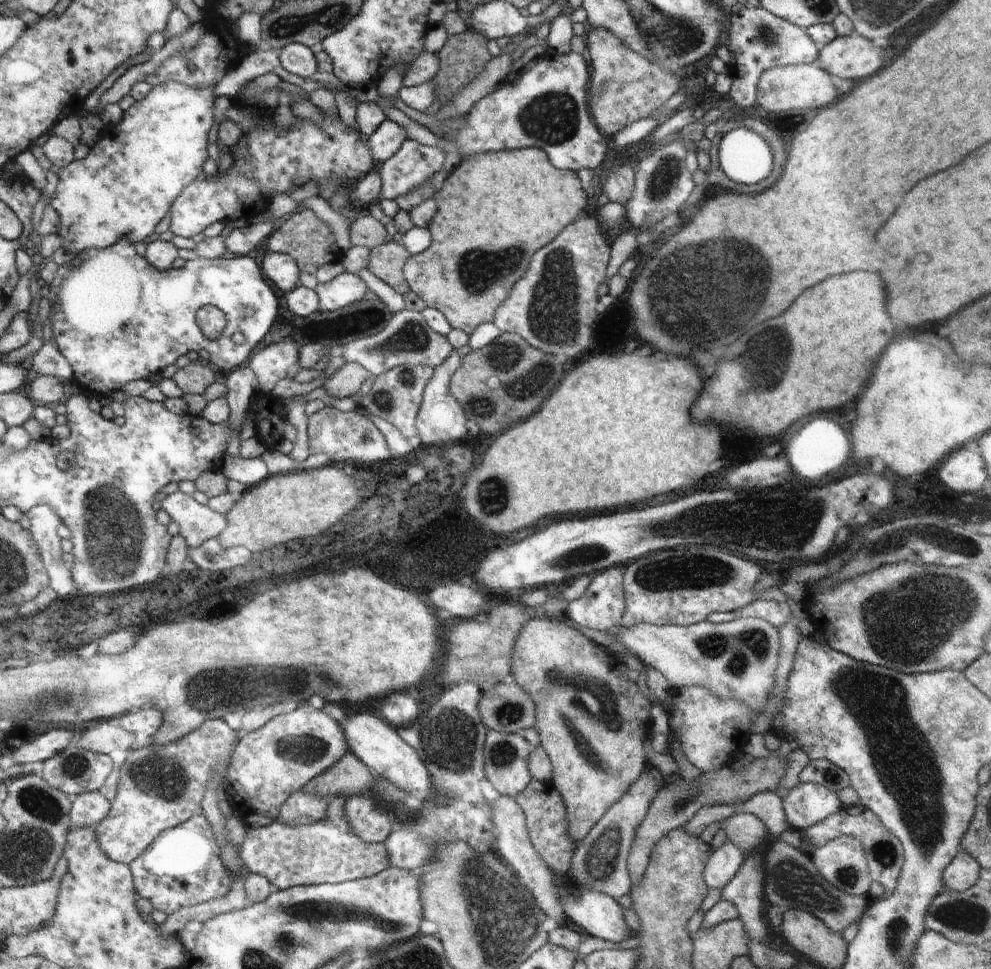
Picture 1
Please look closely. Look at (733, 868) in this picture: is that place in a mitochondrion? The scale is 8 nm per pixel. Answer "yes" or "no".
no

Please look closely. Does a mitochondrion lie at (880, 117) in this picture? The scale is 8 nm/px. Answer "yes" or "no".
no

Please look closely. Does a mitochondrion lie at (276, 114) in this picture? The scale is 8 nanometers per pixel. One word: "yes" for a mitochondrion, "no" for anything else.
no

